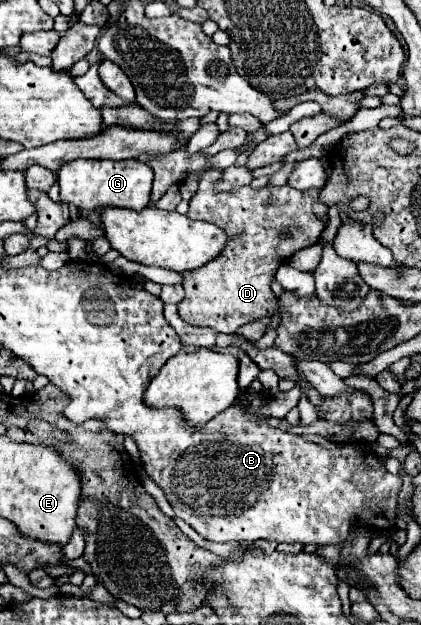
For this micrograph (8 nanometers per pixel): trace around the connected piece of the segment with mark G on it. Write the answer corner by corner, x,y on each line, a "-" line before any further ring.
72,160
64,164
58,172
60,184
60,200
66,204
74,204
84,216
92,210
102,208
128,208
128,210
144,210
150,204
152,190
152,168
138,160

